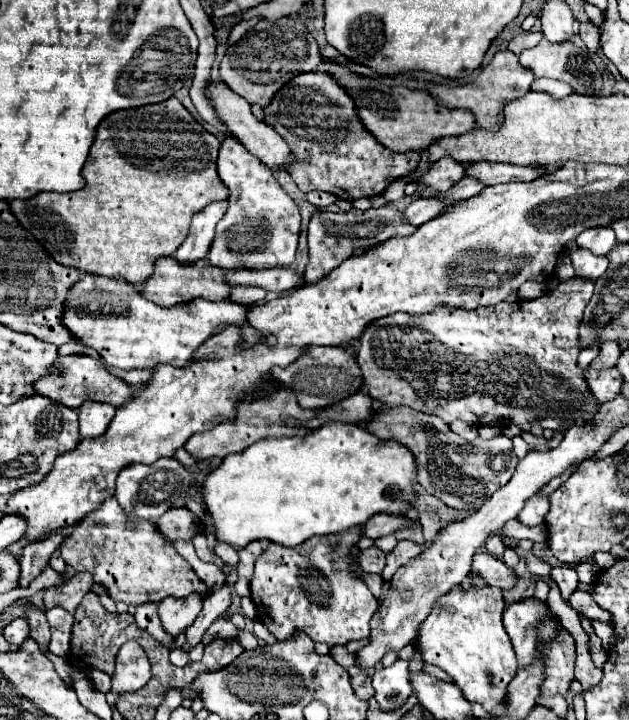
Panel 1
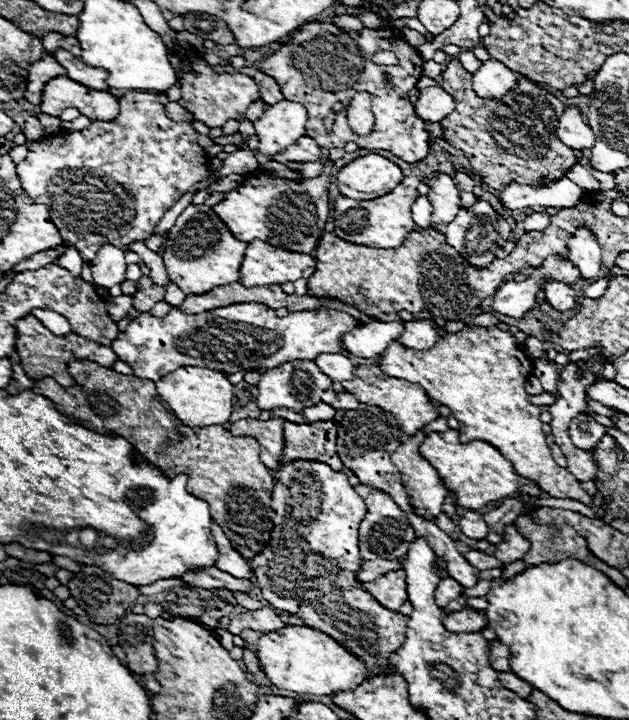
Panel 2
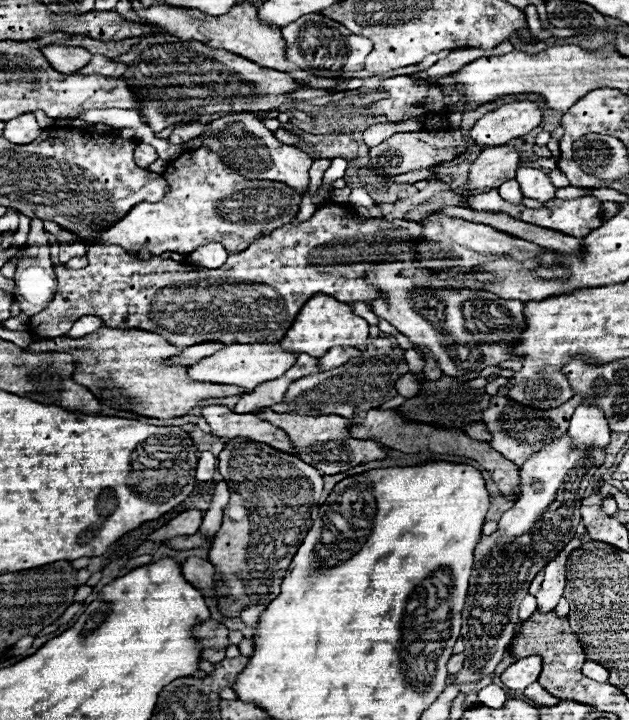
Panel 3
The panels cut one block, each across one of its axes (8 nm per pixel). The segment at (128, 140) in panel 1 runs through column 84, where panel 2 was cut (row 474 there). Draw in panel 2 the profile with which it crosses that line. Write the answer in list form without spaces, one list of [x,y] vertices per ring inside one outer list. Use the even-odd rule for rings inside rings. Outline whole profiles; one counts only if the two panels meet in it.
[[[72,360],[72,362],[68,362],[68,370],[76,378],[76,382],[78,382],[76,386],[62,388],[52,378],[42,378],[34,384],[32,390],[36,394],[44,394],[46,398],[50,398],[54,402],[56,410],[66,414],[68,418],[76,420],[76,424],[90,428],[94,432],[100,432],[100,434],[126,438],[134,446],[136,456],[140,460],[150,462],[156,468],[160,468],[164,472],[164,476],[174,478],[178,474],[186,474],[188,476],[188,492],[210,504],[210,514],[212,514],[214,522],[222,526],[224,534],[230,538],[230,544],[234,546],[234,550],[238,550],[238,554],[246,562],[250,562],[260,550],[264,550],[268,536],[274,528],[274,524],[272,524],[274,510],[270,508],[270,490],[274,488],[274,478],[272,478],[272,470],[262,464],[260,444],[254,438],[232,436],[222,426],[194,430],[194,428],[182,424],[176,418],[176,414],[166,406],[164,400],[156,400],[160,396],[156,394],[156,386],[152,380],[140,380],[134,376],[126,376],[126,374],[114,372],[110,368],[98,366],[90,360]]]

